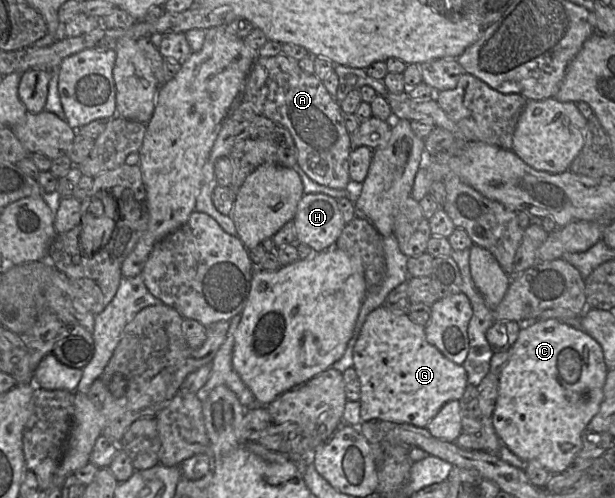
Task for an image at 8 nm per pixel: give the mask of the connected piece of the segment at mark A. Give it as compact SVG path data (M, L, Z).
M284 54L274 57L261 57L257 56L253 66L250 70L246 82L245 101L249 102L255 111L256 115L267 117L277 124L282 126L290 132L297 149L297 164L314 182L333 189L346 189L350 179L349 175L349 155L351 152L351 134L346 129L344 121L344 113L341 111L340 103L335 97L332 97L327 91L324 83L314 74L305 73L299 66L298 61L291 59Z

